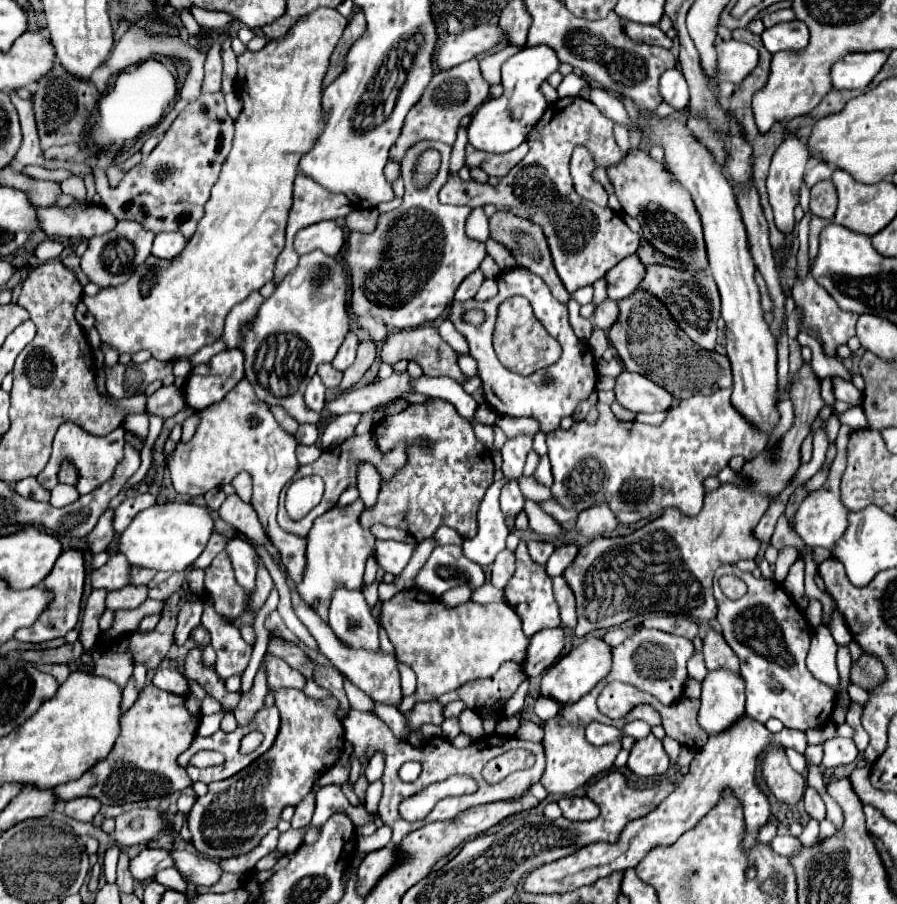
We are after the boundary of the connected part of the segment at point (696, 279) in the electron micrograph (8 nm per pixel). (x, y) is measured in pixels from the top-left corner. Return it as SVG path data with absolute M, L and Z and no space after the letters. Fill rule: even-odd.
M646 265L646 275L636 287L636 291L648 291L658 297L680 329L700 347L714 351L716 345L716 323L720 319L720 293L706 269L684 269L684 267L666 267L666 265Z

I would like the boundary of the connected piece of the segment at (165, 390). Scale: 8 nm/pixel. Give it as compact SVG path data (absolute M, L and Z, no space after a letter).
M170 385L170 387L160 387L152 397L148 397L146 413L156 413L166 419L166 417L176 415L184 407L186 405L184 405L182 389L178 389L176 385Z

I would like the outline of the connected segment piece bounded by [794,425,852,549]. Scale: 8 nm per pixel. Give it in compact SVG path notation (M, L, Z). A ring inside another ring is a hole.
M841 425L838 436L836 439L837 454L832 461L830 467L830 475L828 475L828 481L812 491L798 507L798 513L796 513L796 533L802 537L804 543L812 545L812 547L828 547L832 549L832 545L836 545L836 541L844 535L846 527L848 527L848 509L844 509L844 503L840 501L840 477L844 473L844 469L847 466L847 444L852 433L852 429L847 425Z

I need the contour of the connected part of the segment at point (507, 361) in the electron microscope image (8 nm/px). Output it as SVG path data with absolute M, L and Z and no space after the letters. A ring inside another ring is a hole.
M512 297L498 309L496 321L496 335L494 335L494 349L498 359L506 365L506 369L516 371L520 375L532 375L540 369L550 367L560 359L562 348L557 341L546 333L542 323L534 317L530 303L524 297ZM520 315L520 317L514 317Z

